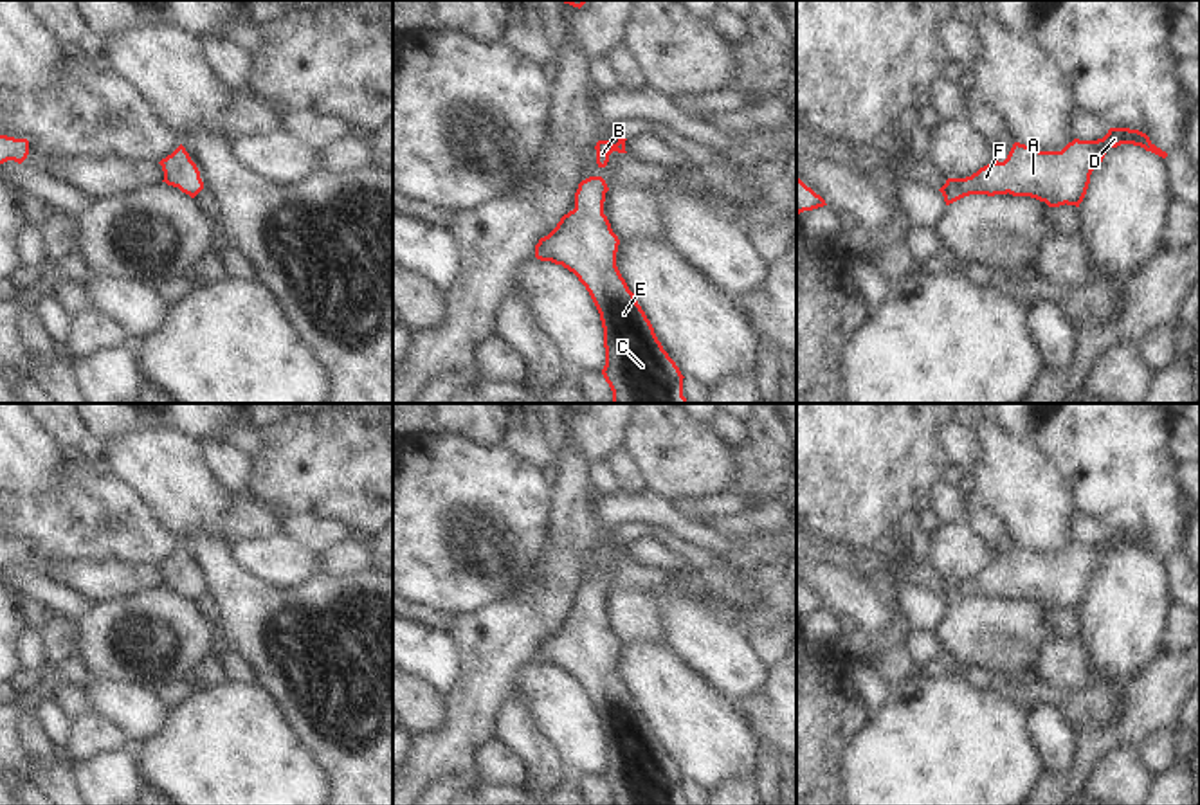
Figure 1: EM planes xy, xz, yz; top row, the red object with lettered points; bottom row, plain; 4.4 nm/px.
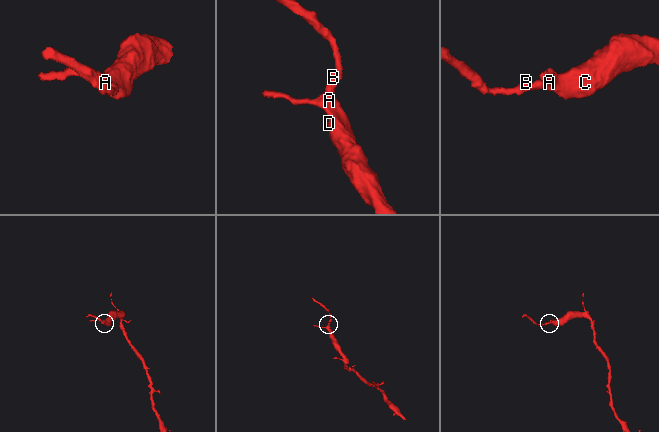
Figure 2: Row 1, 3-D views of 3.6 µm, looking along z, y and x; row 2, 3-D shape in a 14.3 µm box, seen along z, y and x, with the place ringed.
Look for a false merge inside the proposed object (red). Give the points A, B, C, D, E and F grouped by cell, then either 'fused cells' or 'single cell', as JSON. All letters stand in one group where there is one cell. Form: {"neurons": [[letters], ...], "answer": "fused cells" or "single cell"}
{"neurons": [["A", "B", "C", "D", "E", "F"]], "answer": "single cell"}

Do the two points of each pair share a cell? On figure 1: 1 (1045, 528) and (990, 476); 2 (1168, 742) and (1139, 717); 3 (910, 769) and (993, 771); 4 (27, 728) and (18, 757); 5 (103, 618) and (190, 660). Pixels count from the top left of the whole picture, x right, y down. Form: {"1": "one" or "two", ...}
{"1": "one", "2": "two", "3": "one", "4": "two", "5": "one"}

